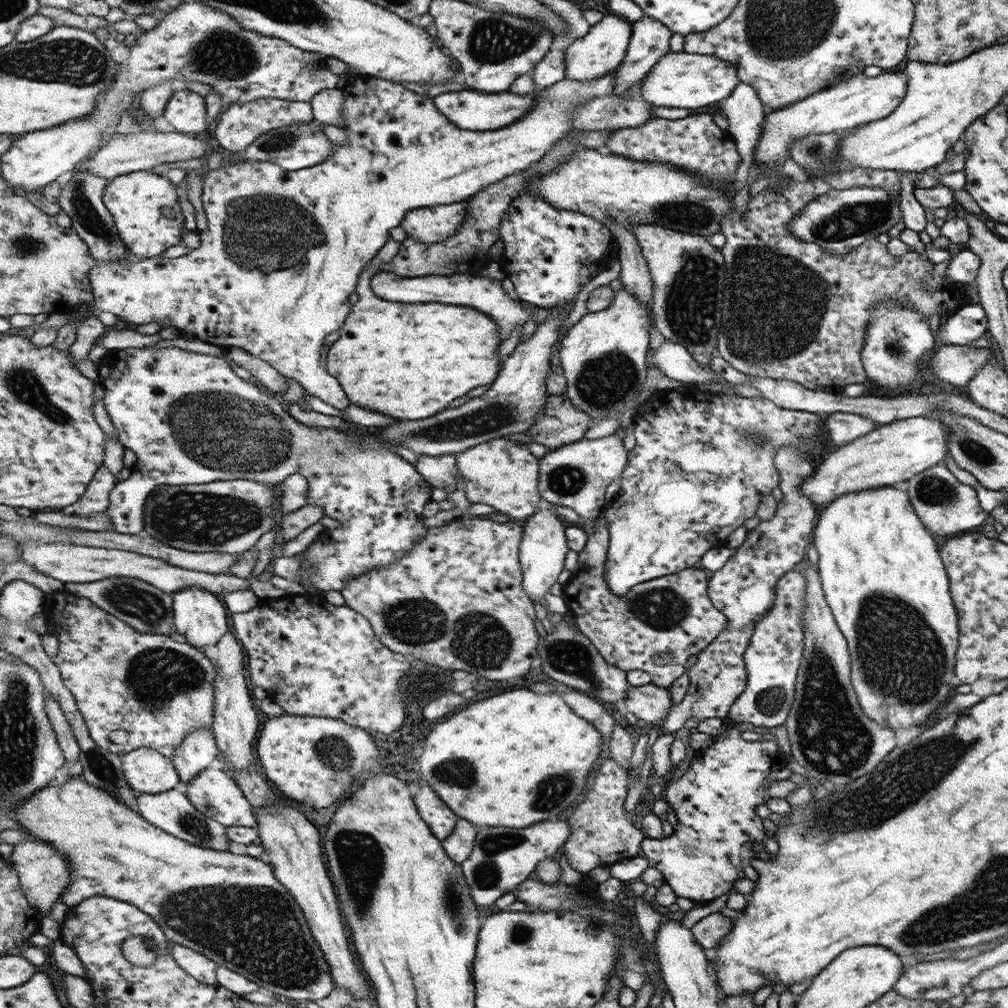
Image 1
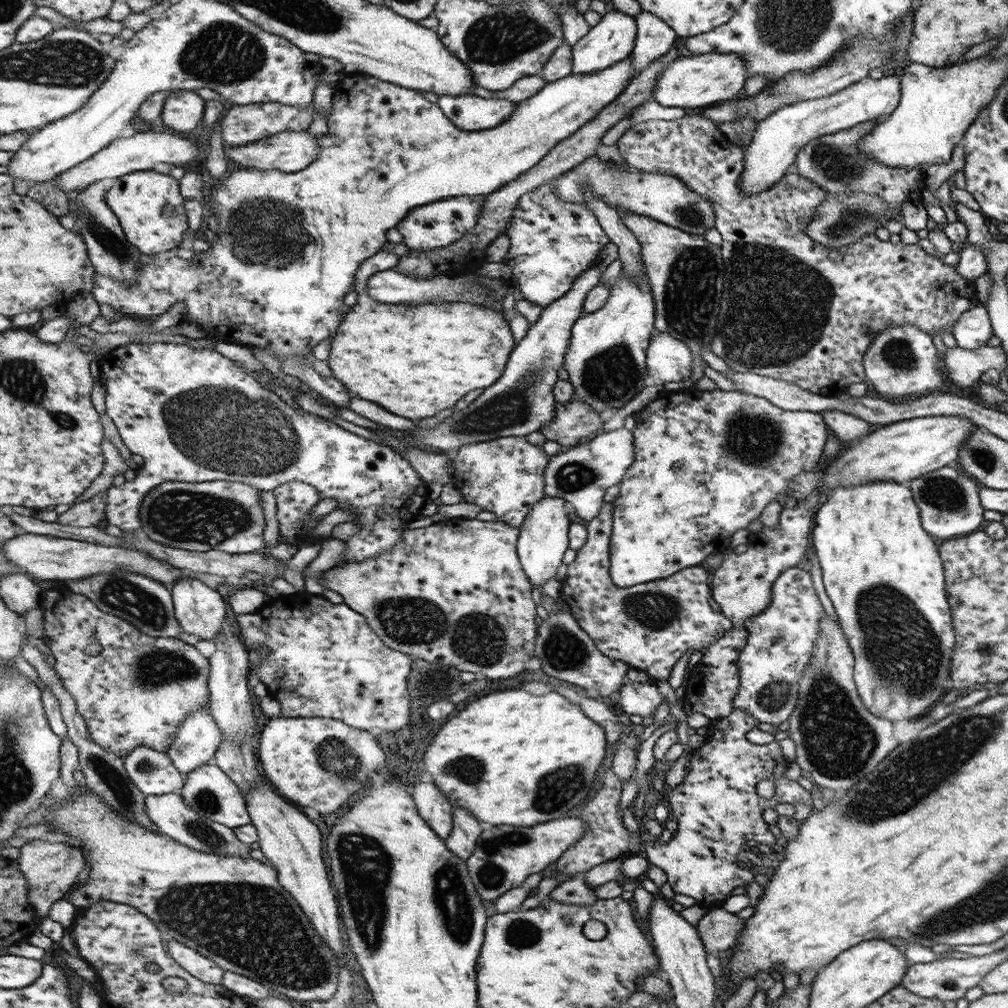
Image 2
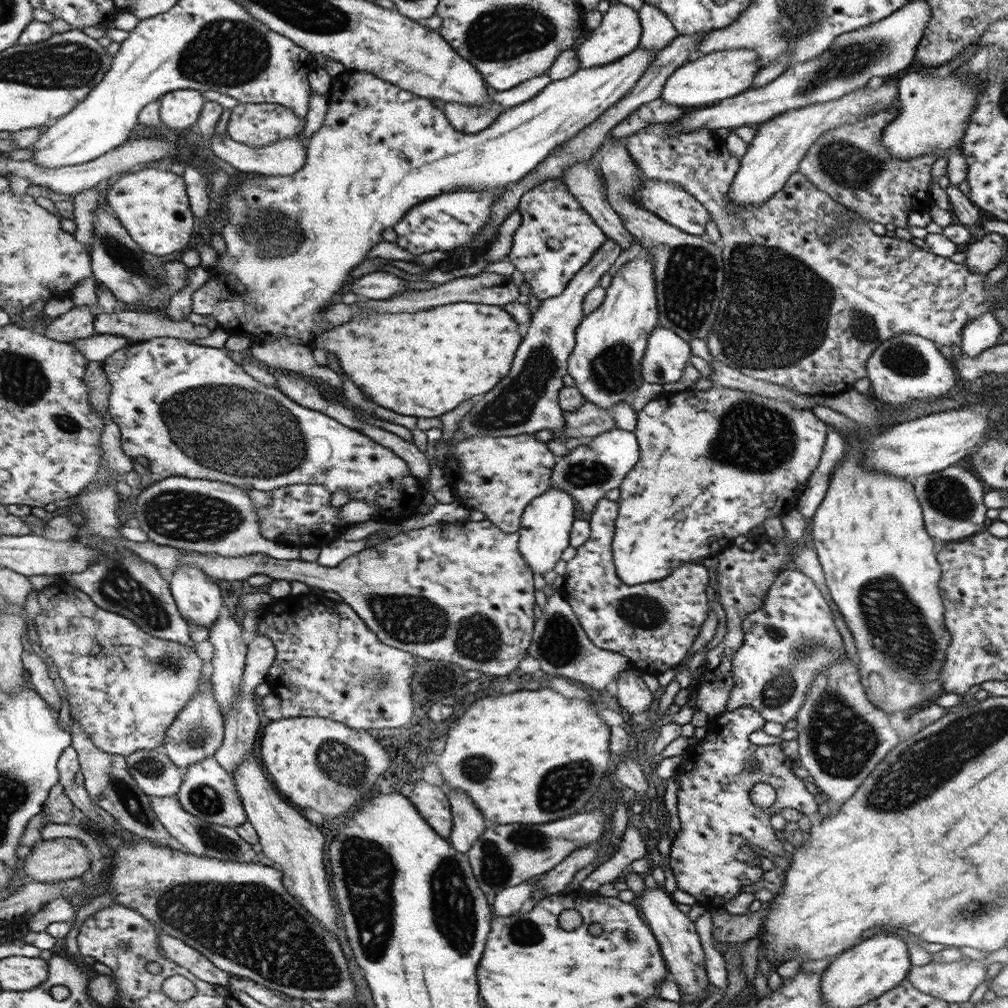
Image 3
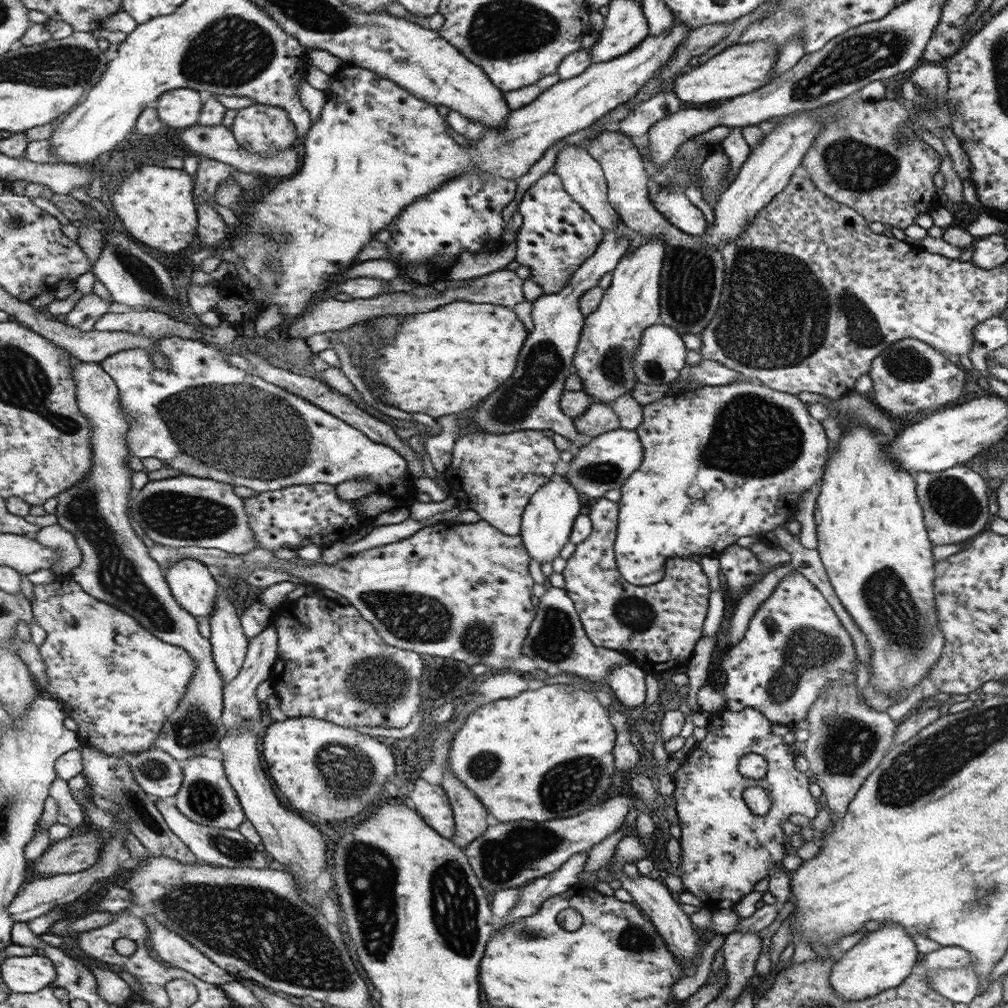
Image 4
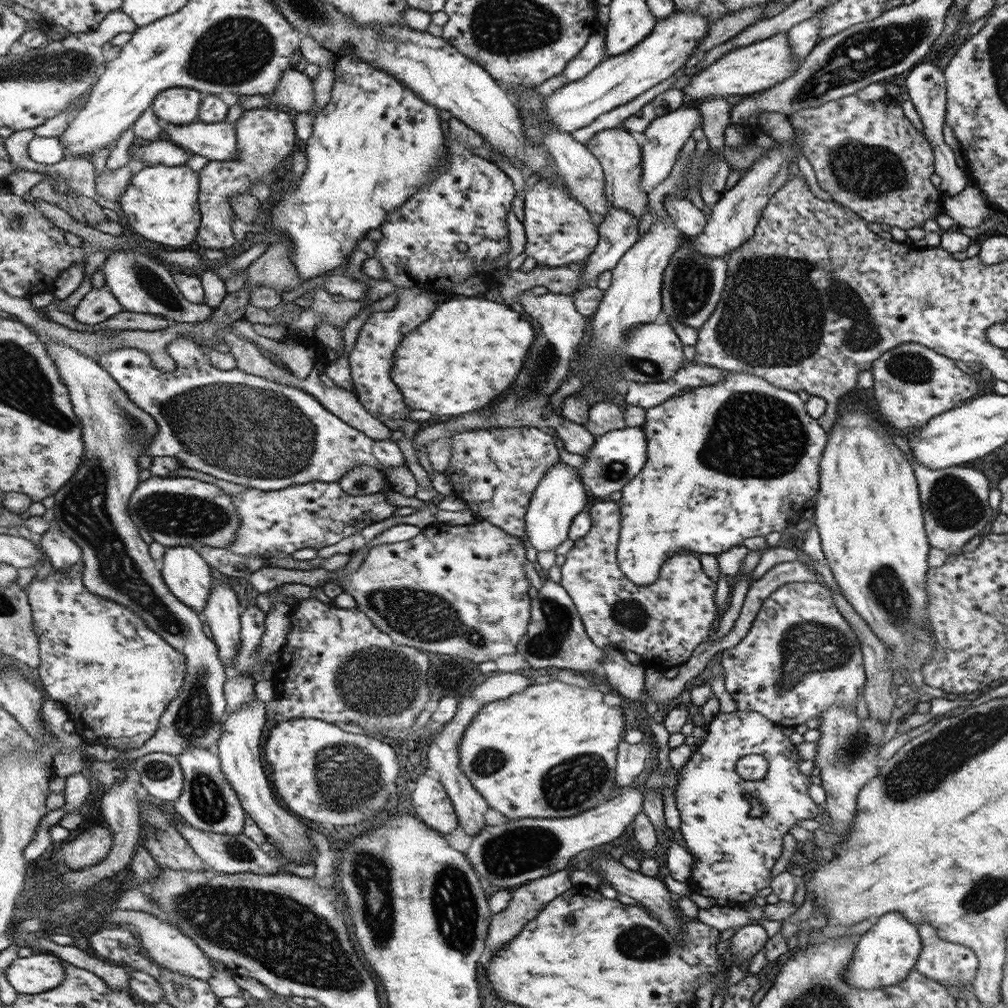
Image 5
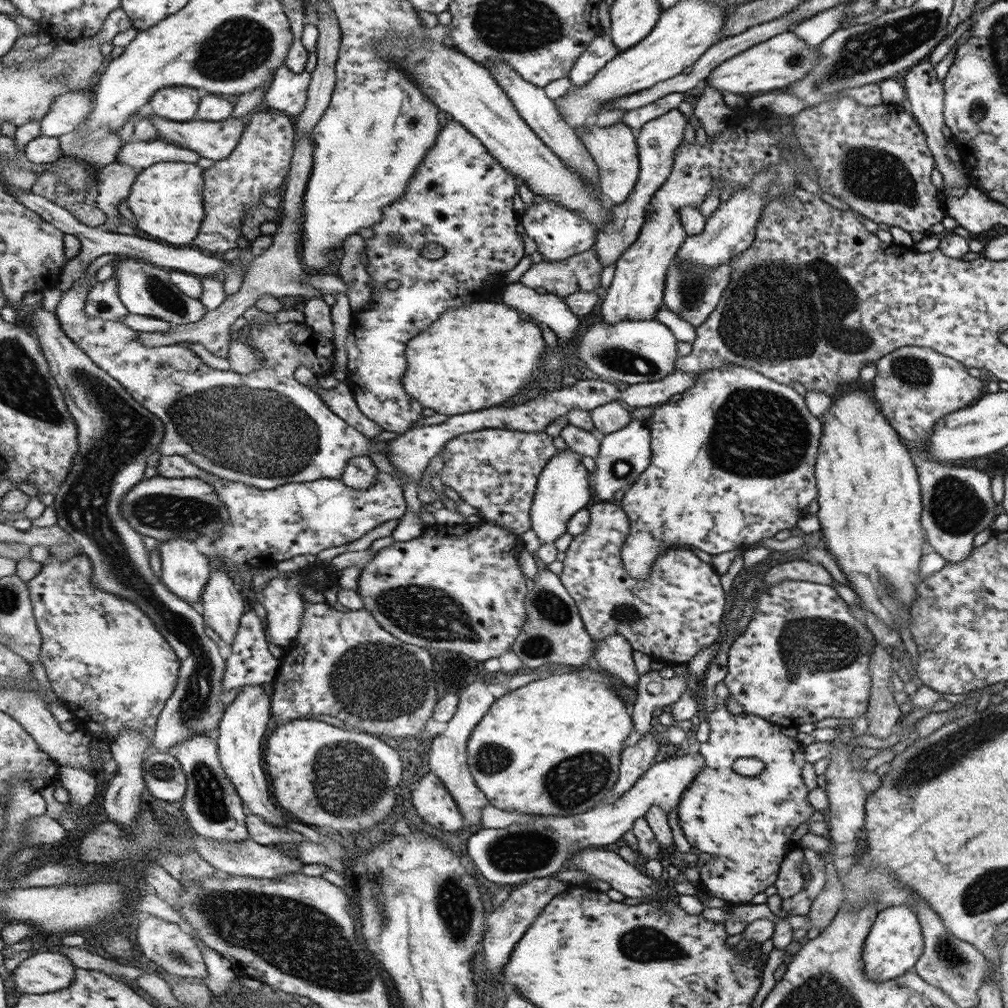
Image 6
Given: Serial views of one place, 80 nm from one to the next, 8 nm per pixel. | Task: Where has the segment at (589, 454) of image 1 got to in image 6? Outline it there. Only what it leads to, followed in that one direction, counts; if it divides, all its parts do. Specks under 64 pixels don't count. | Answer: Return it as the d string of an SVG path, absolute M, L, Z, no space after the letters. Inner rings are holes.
M632 420L620 430L600 436L601 451L595 459L596 480L594 494L603 501L610 501L616 490L627 488L646 470L651 463L651 434L646 420Z

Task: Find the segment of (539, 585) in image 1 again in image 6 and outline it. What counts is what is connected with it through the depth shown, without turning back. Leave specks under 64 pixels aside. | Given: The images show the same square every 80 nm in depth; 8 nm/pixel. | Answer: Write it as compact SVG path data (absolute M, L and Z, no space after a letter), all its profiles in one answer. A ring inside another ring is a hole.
M570 448L558 451L538 479L530 516L532 517L532 529L538 535L541 544L550 544L558 536L562 536L566 532L566 522L581 511L592 498L590 484L588 484L588 472L580 458L581 455Z

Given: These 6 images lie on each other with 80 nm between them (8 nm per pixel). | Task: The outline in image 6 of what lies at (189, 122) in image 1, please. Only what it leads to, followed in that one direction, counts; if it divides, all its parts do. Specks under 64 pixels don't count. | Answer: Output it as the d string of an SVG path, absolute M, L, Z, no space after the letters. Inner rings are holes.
M187 86L166 87L154 93L148 107L152 114L168 120L192 121L196 114L203 92Z

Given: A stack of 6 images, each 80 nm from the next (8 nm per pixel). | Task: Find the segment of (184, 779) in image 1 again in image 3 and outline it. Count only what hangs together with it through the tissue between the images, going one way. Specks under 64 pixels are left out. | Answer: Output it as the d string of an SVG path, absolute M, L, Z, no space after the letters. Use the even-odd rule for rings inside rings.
M204 676L200 690L195 692L193 698L186 703L186 708L178 714L178 718L165 734L164 744L162 744L162 750L180 768L186 770L191 764L196 764L200 760L215 755L222 746L222 738L225 738L225 726L222 726L222 713L218 704L218 700L215 699L215 692L212 691L210 678Z

